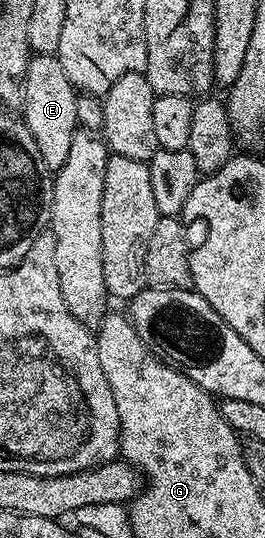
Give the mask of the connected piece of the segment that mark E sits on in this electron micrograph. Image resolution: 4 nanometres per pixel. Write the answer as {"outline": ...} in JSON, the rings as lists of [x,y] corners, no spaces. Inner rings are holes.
{"outline":[[[38,53],[30,56],[23,78],[23,102],[25,101],[23,120],[31,131],[35,147],[39,147],[43,163],[50,171],[63,167],[67,151],[71,149],[71,139],[79,127],[75,115],[78,96],[78,90],[74,89],[71,79],[67,79],[63,63],[59,63],[56,55]]]}

